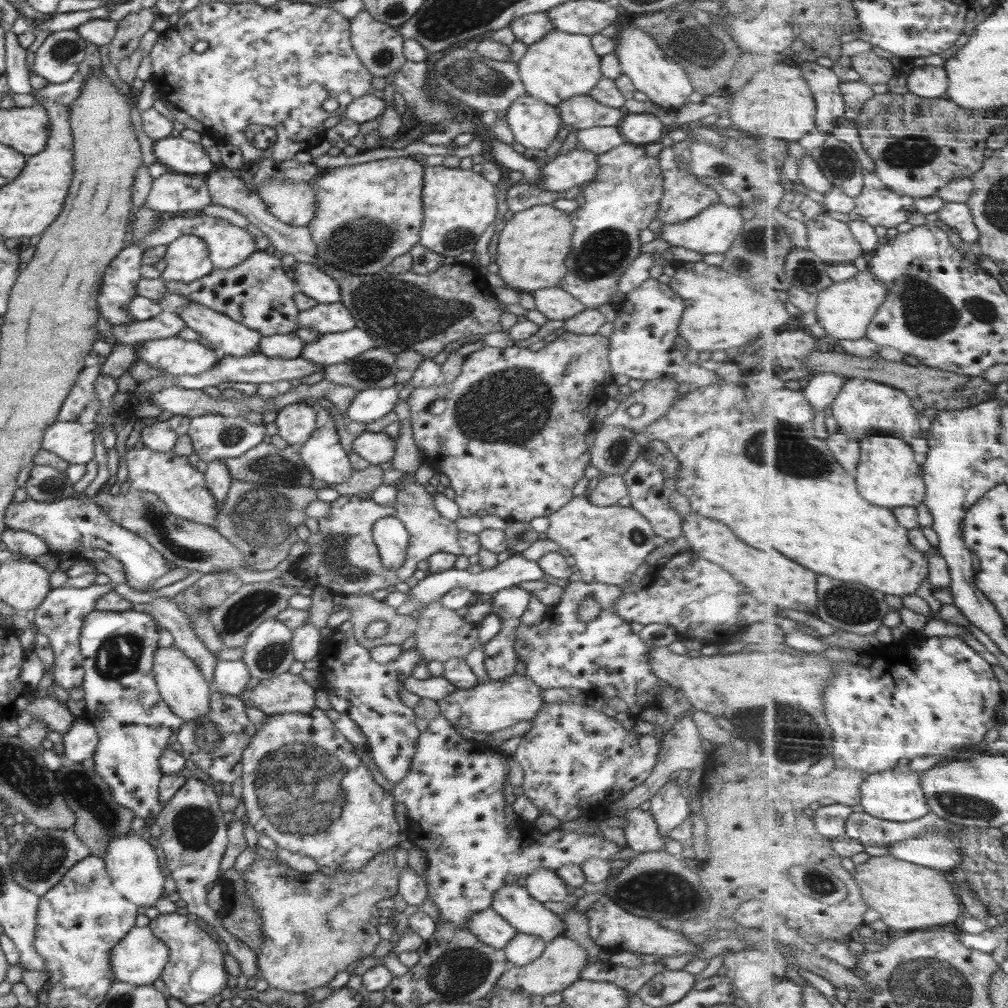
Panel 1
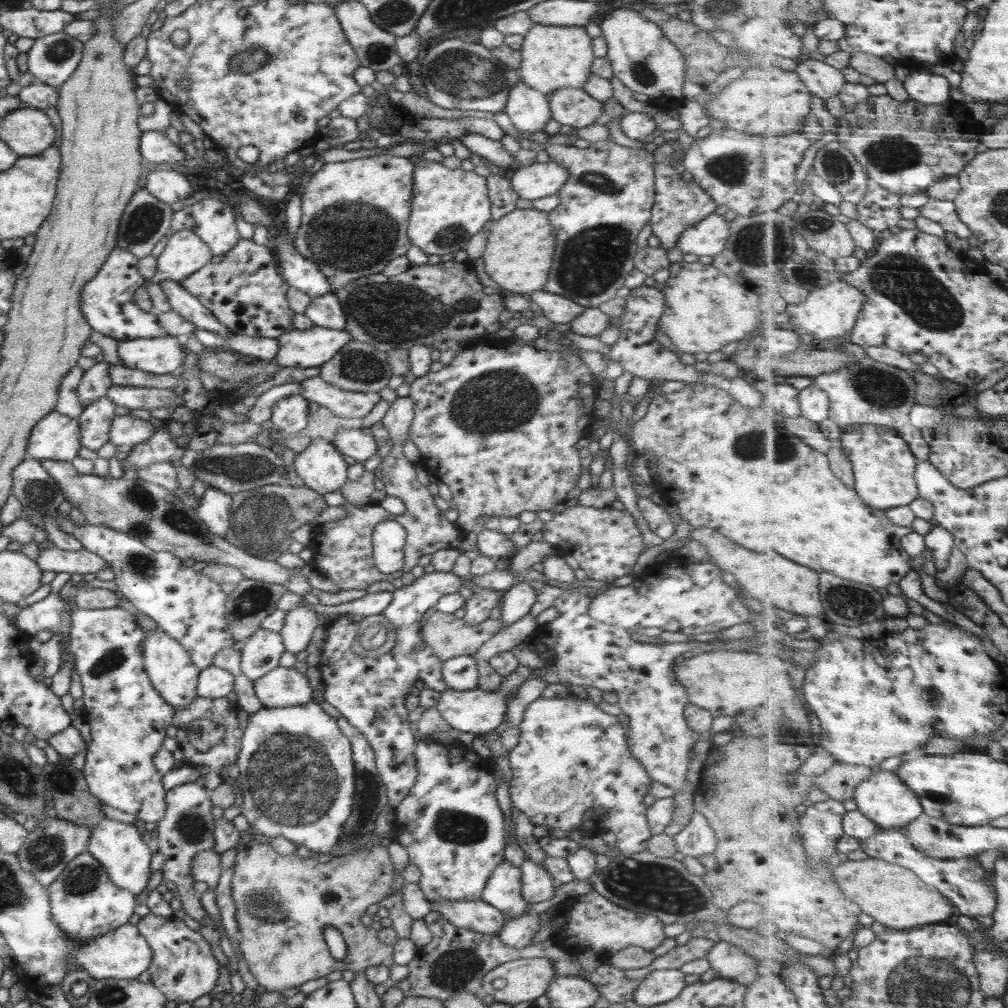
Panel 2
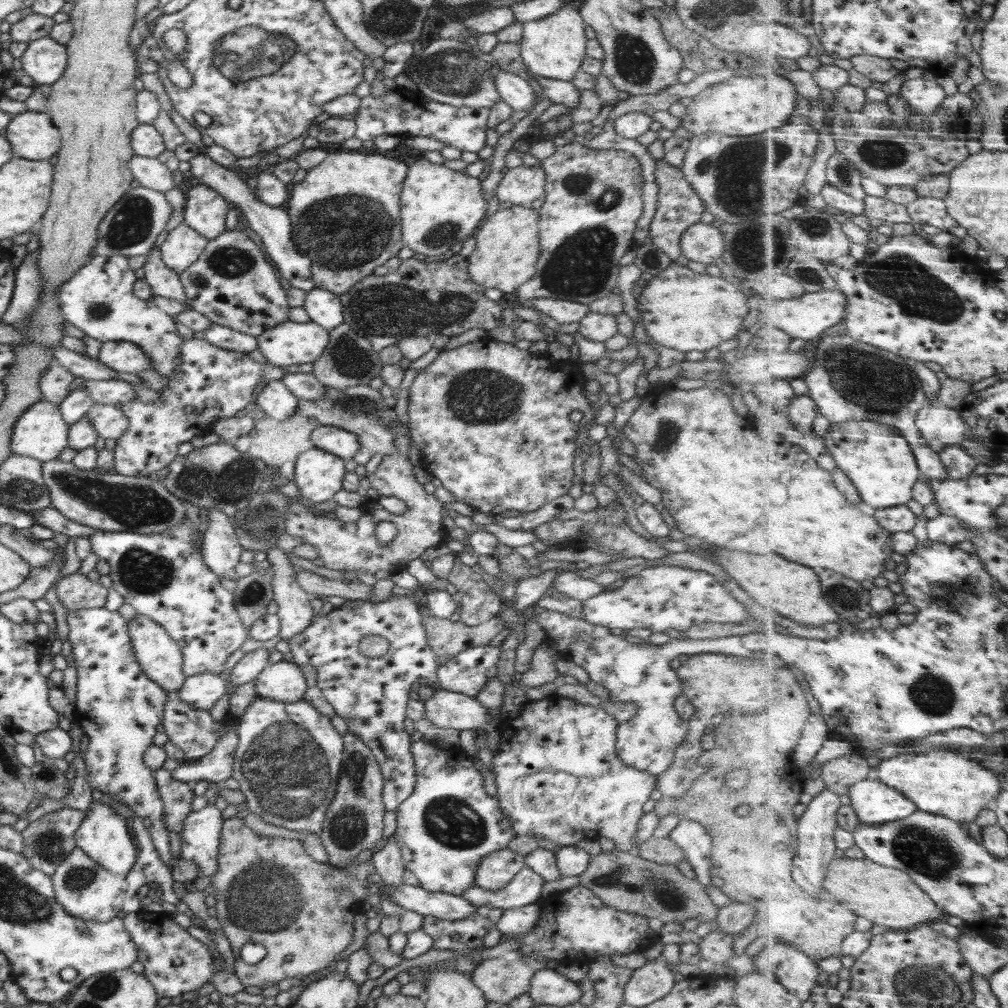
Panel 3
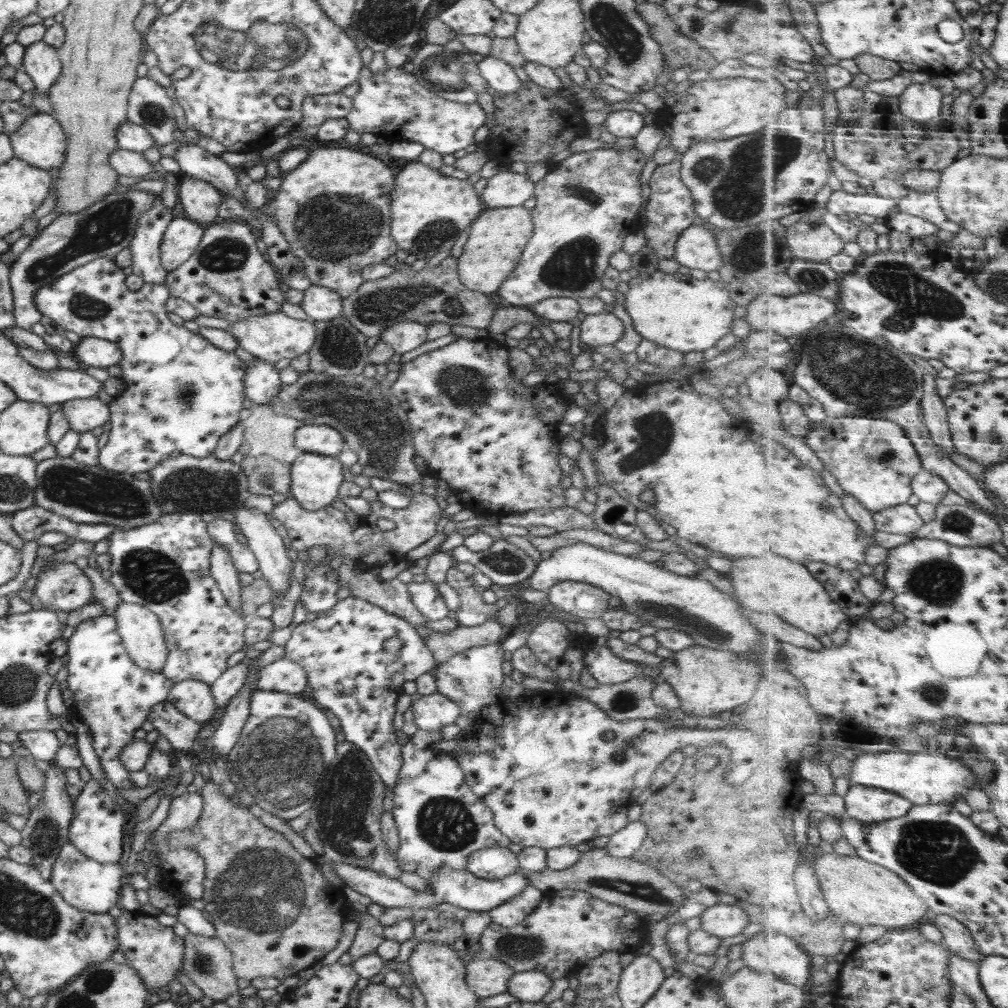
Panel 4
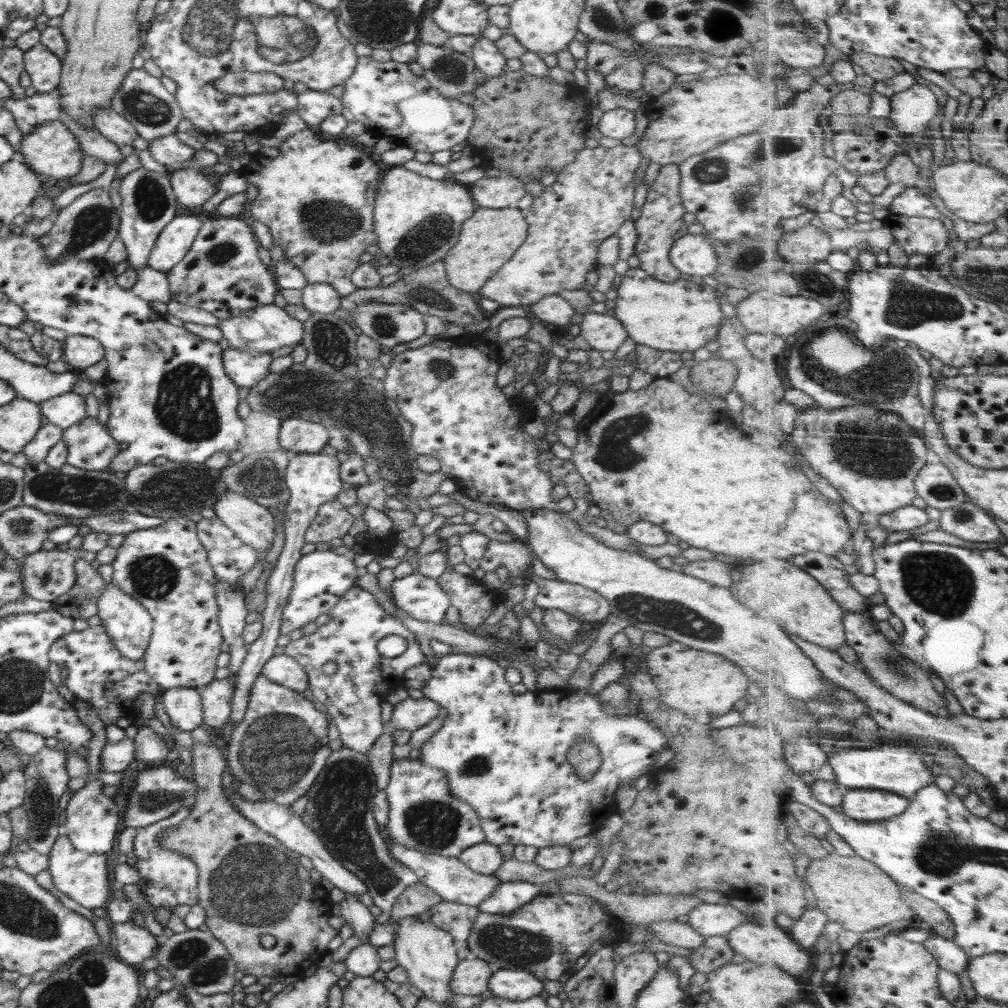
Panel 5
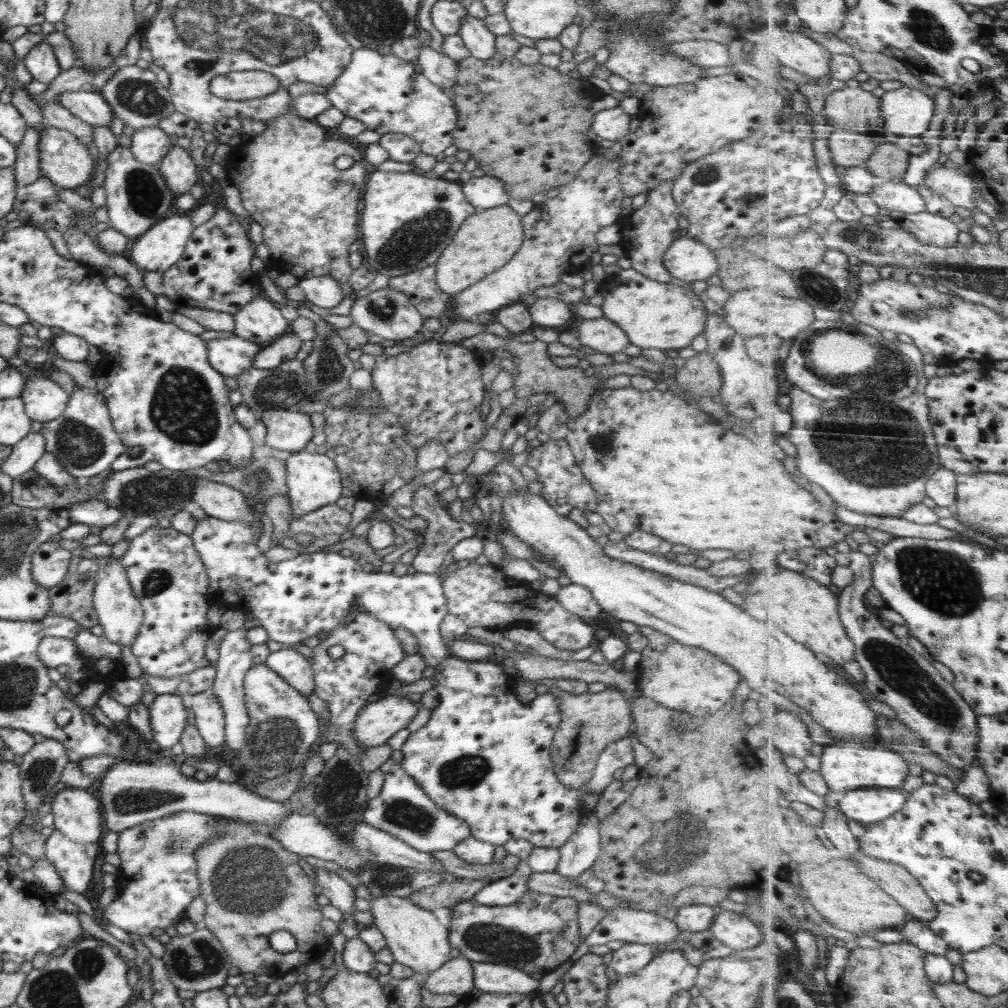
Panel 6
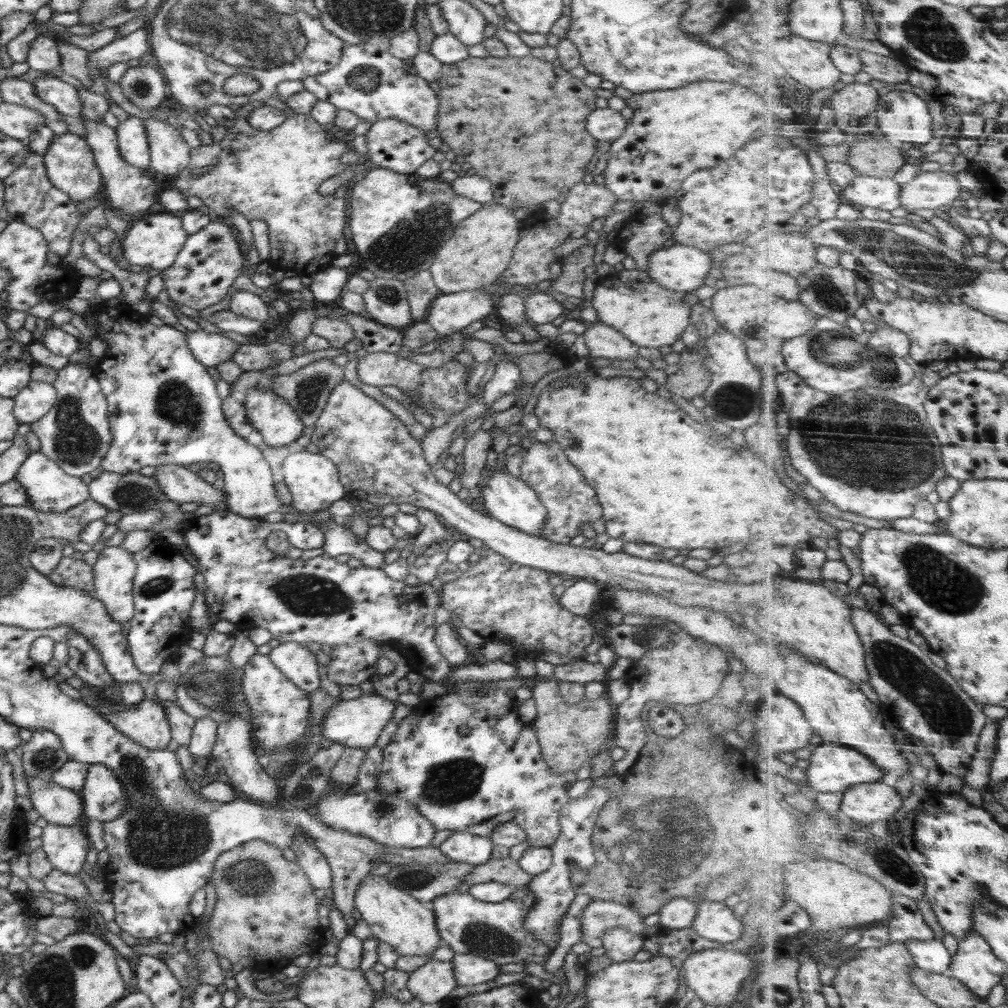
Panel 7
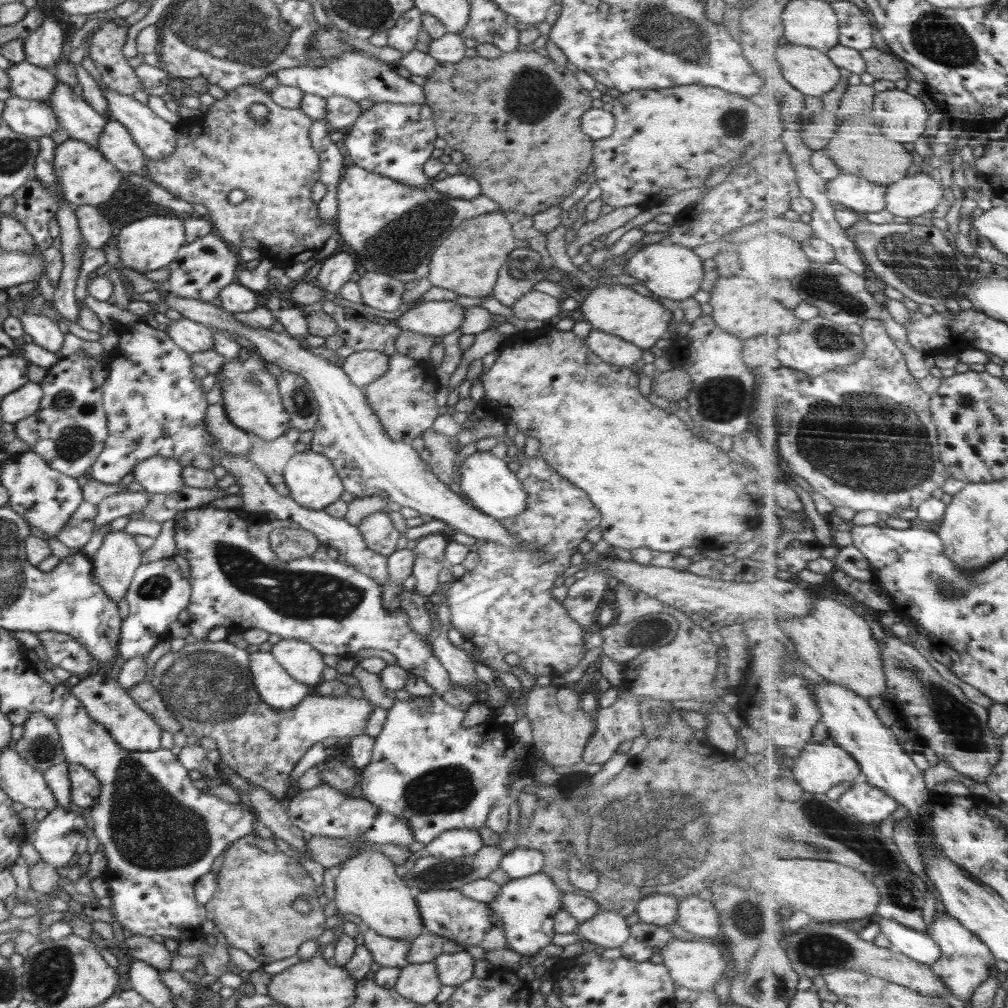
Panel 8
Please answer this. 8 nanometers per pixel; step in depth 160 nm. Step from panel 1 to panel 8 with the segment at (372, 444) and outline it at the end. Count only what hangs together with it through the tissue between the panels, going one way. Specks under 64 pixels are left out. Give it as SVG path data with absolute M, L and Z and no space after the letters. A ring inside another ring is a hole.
M242 347L235 359L226 361L219 372L217 383L222 388L222 401L226 416L234 426L254 432L264 440L276 440L291 428L290 415L281 401L277 378L266 367L267 362L246 347Z

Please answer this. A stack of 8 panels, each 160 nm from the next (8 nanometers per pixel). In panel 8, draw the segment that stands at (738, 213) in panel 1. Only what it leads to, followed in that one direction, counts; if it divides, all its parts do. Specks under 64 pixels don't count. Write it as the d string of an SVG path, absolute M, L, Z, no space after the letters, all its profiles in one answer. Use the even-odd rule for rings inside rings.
M661 242L642 247L628 260L623 268L623 277L640 282L658 298L682 301L693 297L700 289L703 260L691 248Z

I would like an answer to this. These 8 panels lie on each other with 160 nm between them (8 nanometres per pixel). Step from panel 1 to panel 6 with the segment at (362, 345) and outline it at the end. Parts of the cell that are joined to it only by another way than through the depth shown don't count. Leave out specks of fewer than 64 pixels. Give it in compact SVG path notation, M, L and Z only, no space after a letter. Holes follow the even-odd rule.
M256 298L256 300L248 302L233 317L235 320L234 336L245 338L248 342L253 342L261 346L271 343L276 338L288 332L289 321L281 314L279 306L268 298Z

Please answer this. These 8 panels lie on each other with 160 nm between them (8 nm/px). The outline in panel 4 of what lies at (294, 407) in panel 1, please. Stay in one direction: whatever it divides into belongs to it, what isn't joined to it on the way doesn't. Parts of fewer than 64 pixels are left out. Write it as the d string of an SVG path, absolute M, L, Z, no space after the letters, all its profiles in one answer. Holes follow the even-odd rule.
M256 359L245 366L244 382L245 396L254 404L262 406L267 406L275 399L283 383L274 363L262 359Z

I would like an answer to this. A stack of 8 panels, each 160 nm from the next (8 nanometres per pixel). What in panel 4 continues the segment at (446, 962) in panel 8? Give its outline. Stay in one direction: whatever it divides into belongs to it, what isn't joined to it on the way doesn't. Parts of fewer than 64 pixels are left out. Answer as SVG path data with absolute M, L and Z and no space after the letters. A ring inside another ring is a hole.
M540 970L515 972L508 979L507 990L518 1001L535 1003L541 1001L552 988L553 980Z

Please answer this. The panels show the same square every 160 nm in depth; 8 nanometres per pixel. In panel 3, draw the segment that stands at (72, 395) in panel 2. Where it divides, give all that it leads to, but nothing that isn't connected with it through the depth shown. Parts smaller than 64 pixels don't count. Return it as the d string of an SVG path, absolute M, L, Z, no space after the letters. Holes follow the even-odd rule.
M56 362L49 364L49 367L41 374L39 387L42 400L49 400L59 405L70 392L70 384L76 380L69 370Z

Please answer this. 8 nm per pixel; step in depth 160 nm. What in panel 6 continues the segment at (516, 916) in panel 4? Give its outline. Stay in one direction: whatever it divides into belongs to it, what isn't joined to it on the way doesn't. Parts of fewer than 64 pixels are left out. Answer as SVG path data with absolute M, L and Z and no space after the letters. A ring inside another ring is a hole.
M521 859L510 876L484 885L472 900L484 906L506 906L516 902L528 889L527 882L533 870L527 860Z

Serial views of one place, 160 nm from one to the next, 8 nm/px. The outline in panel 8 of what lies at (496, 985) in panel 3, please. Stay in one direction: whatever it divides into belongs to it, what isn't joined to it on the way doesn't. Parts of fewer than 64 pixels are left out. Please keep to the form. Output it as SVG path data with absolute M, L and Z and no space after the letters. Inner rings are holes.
M435 962L408 964L400 970L393 989L409 1000L421 1005L435 1000L442 988Z

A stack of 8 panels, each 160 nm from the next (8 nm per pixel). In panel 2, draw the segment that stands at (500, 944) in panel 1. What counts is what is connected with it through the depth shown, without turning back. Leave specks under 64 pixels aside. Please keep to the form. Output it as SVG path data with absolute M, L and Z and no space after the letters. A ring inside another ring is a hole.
M438 899L430 903L431 910L440 912L447 922L457 928L498 936L508 922L508 918L505 918L497 908L482 900L445 901Z

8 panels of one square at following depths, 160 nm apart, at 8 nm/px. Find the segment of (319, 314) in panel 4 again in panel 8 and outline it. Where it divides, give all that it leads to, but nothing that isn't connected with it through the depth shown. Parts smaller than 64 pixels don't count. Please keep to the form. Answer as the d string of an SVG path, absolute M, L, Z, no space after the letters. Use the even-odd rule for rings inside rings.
M336 250L322 261L322 267L314 282L325 293L338 295L343 286L350 281L355 271L354 259L346 251Z

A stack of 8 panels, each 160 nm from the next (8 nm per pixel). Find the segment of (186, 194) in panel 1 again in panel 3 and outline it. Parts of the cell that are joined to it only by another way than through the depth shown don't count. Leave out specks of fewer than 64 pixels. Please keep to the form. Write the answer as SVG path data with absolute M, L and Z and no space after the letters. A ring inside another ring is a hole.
M134 156L130 159L130 171L144 188L165 194L176 188L173 173L157 158Z

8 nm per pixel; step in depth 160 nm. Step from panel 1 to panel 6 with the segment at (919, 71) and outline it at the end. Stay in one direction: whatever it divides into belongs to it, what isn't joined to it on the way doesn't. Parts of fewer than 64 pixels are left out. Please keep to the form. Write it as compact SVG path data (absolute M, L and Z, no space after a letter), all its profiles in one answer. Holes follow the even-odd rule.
M908 85L883 96L886 134L891 137L910 136L918 141L930 130L936 112L934 99Z

